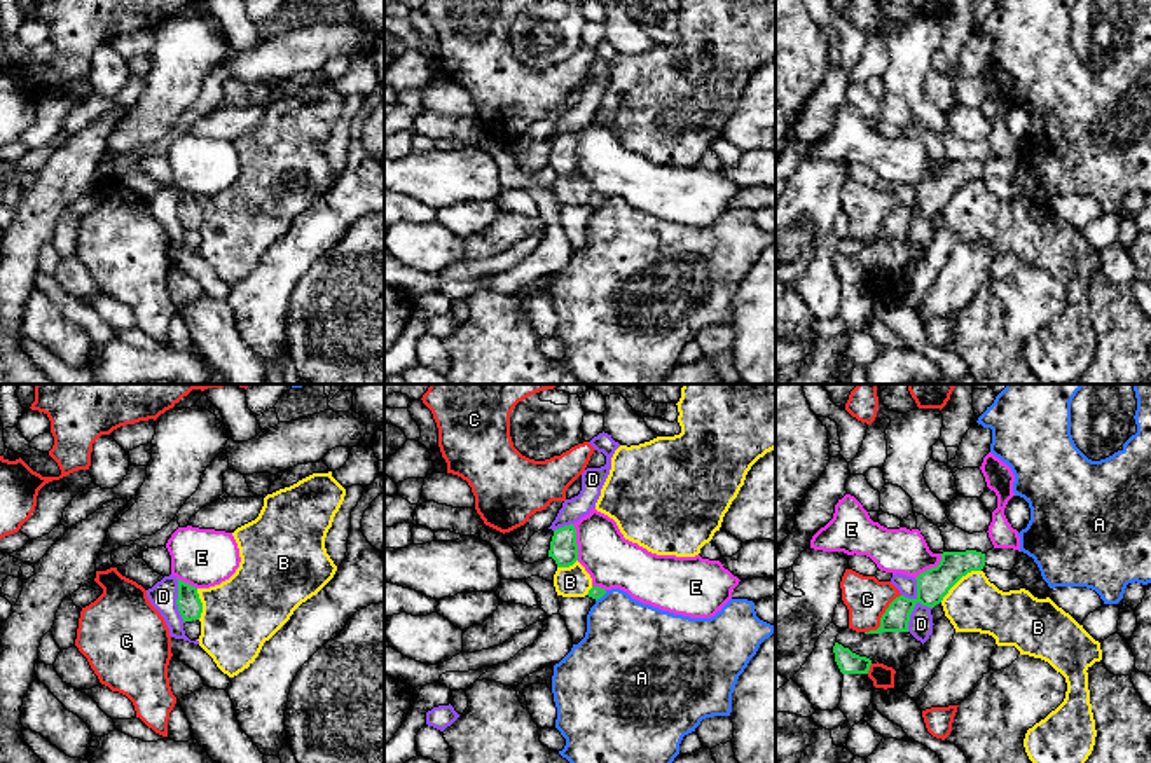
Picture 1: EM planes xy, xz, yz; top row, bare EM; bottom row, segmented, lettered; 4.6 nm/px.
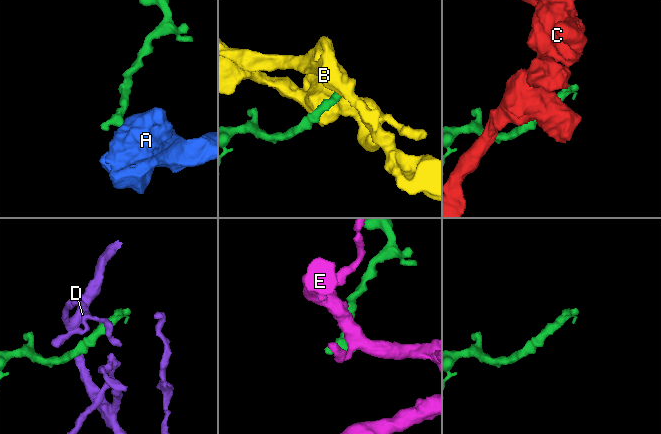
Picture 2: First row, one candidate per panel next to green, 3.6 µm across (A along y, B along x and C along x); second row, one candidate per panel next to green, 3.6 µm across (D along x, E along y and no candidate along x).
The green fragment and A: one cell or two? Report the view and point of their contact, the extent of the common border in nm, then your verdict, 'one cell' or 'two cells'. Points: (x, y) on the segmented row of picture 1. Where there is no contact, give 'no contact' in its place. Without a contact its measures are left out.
xz (601, 596) | 80 nm | two cells

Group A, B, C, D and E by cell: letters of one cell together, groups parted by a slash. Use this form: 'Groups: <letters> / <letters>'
Groups: A / B / C / D / E

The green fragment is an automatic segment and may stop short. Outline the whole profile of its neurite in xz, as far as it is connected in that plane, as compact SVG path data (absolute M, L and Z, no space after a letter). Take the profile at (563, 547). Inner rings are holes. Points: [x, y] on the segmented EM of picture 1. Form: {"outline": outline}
{"outline": "M573 524L554 531L548 557L557 567L569 567L578 560L576 529Z"}

